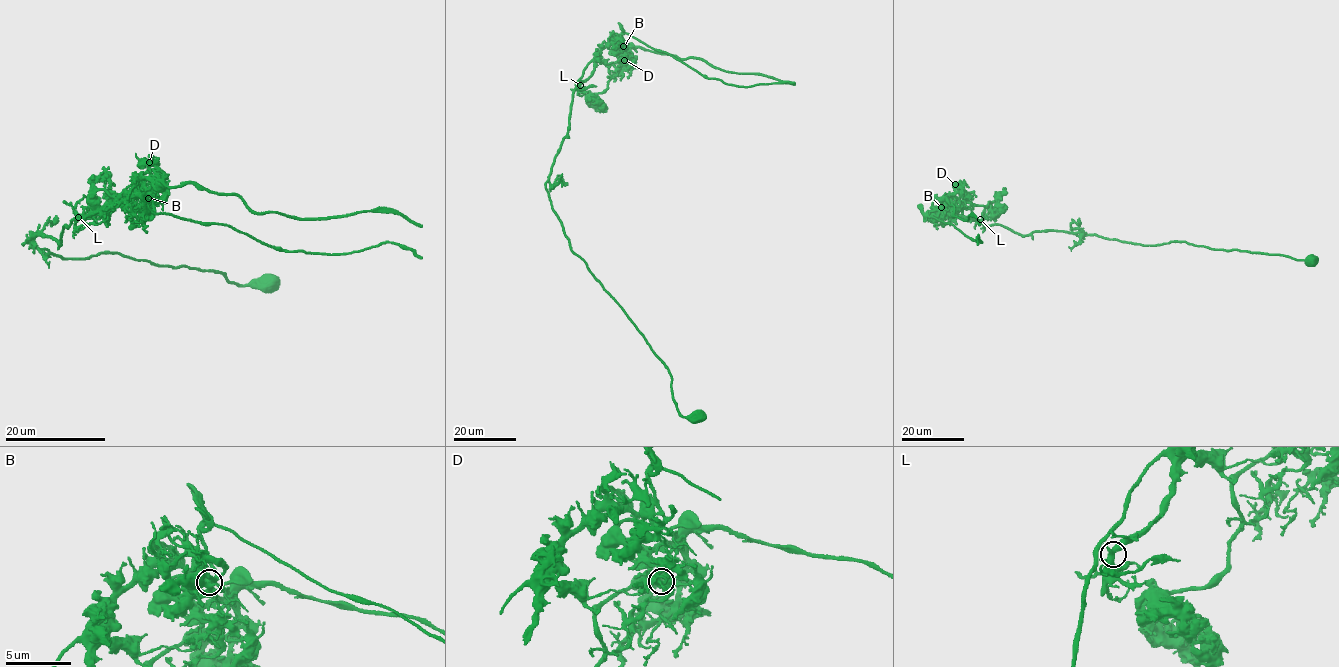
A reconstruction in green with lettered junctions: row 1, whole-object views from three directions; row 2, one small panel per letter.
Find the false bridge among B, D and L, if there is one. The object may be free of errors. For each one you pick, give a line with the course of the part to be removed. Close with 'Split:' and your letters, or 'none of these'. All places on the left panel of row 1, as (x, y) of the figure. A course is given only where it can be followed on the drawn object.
B: (148, 198), (157, 188), (194, 183), (236, 194), (260, 213), (314, 218), (377, 211), (422, 227)
Split: B

